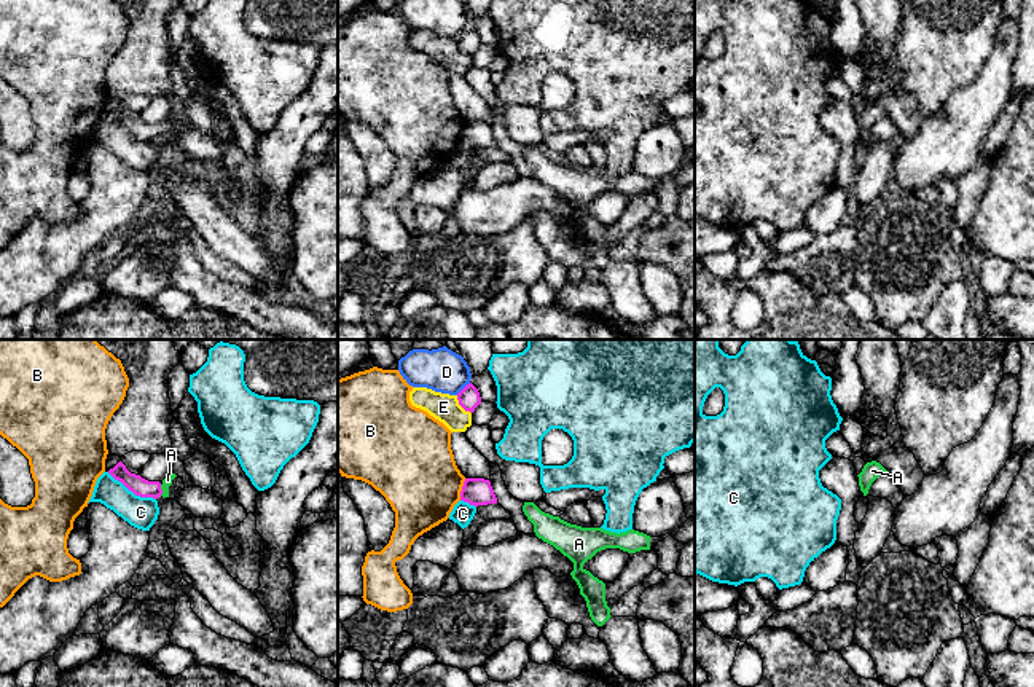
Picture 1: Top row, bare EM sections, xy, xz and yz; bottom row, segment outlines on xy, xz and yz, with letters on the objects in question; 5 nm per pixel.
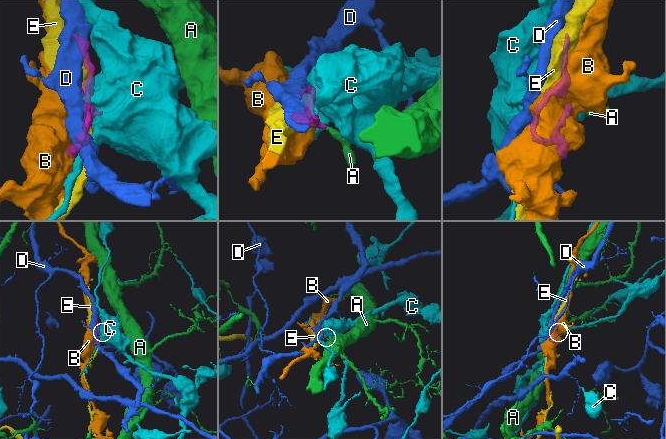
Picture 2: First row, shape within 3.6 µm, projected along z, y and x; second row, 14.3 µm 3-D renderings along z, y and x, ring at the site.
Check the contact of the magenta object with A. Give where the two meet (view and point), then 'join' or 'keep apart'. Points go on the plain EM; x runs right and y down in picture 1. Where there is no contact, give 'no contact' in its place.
meets magenta in xy at (161, 133); join

